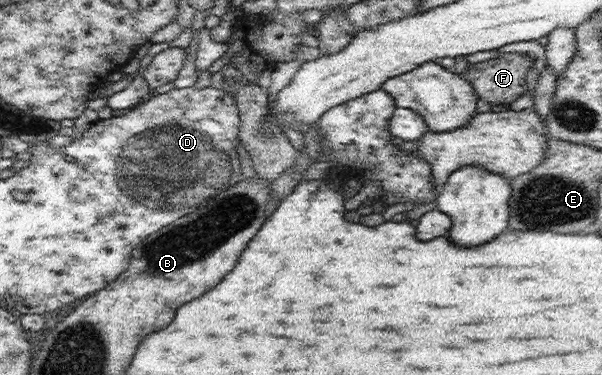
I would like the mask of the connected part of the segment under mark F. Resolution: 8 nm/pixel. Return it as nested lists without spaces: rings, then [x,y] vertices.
[[[527,52],[501,53],[500,56],[484,60],[479,63],[469,63],[468,67],[460,74],[472,83],[477,95],[490,104],[510,104],[519,95],[527,91],[526,72],[535,63],[534,57]]]

